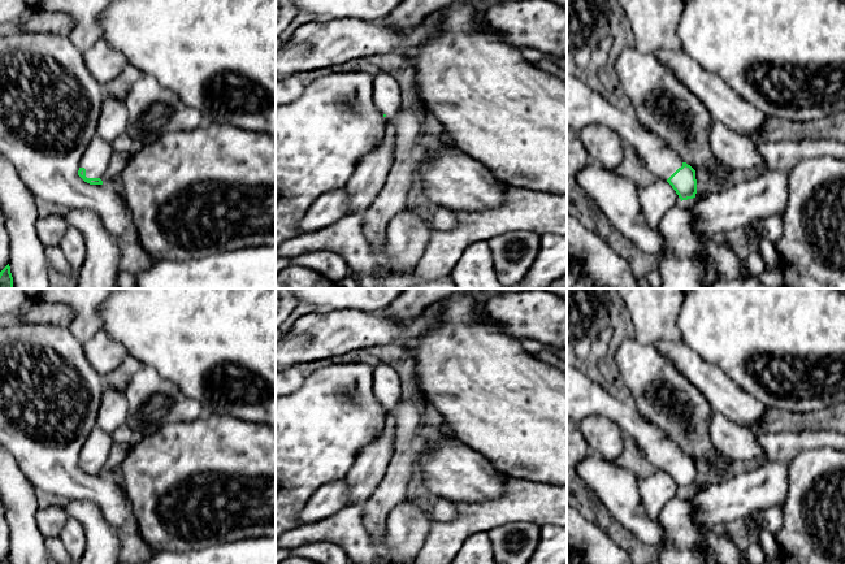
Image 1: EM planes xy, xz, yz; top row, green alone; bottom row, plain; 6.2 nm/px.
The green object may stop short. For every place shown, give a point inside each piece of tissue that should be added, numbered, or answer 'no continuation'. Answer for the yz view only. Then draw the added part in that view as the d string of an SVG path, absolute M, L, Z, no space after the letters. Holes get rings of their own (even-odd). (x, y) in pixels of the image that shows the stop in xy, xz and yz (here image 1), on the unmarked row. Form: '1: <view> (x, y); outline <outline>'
1: yz (586, 395); outline M567 363L567 417L580 424L585 417L599 415L615 421L630 435L658 469L668 470L682 457L680 447L662 429L647 421L636 405L621 396L590 369Z

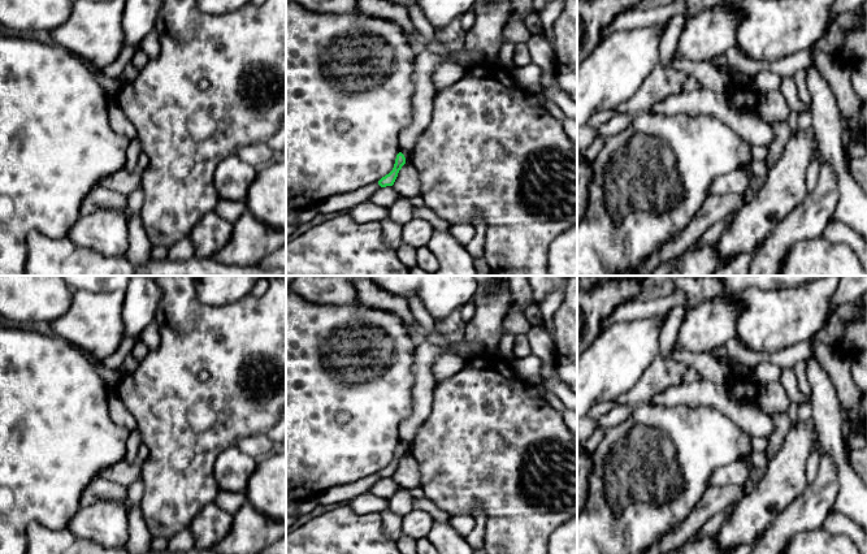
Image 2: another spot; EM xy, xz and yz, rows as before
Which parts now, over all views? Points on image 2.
no continuation

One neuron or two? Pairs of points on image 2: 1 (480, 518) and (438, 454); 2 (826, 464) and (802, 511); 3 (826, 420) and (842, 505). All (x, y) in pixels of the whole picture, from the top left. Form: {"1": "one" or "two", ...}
{"1": "two", "2": "one", "3": "one"}

